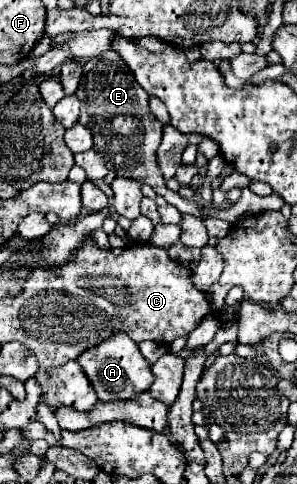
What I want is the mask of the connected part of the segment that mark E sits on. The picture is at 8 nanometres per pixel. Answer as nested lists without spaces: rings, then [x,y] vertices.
[[[105,51],[93,59],[89,59],[85,65],[83,65],[83,77],[81,77],[81,85],[75,93],[81,101],[81,117],[79,117],[79,123],[85,125],[87,129],[91,129],[93,133],[93,139],[95,139],[95,147],[97,153],[101,153],[105,157],[105,165],[109,171],[113,171],[115,175],[119,177],[129,177],[129,179],[135,179],[139,183],[147,183],[151,185],[159,195],[165,193],[165,181],[163,181],[163,175],[157,167],[157,157],[155,157],[155,151],[157,151],[157,145],[161,141],[161,123],[151,115],[149,111],[149,105],[147,105],[147,99],[149,95],[145,93],[145,89],[141,89],[141,85],[137,85],[129,65],[125,65],[125,61],[121,61],[121,57],[117,57],[117,53],[113,51]]]

